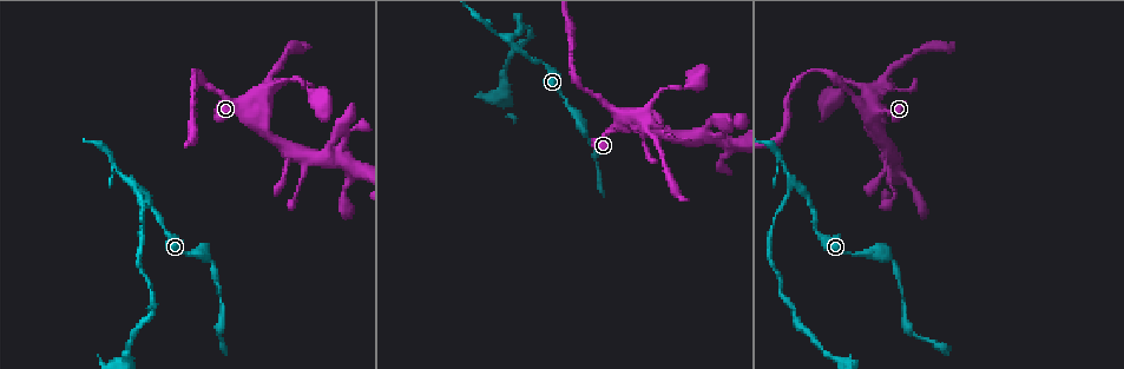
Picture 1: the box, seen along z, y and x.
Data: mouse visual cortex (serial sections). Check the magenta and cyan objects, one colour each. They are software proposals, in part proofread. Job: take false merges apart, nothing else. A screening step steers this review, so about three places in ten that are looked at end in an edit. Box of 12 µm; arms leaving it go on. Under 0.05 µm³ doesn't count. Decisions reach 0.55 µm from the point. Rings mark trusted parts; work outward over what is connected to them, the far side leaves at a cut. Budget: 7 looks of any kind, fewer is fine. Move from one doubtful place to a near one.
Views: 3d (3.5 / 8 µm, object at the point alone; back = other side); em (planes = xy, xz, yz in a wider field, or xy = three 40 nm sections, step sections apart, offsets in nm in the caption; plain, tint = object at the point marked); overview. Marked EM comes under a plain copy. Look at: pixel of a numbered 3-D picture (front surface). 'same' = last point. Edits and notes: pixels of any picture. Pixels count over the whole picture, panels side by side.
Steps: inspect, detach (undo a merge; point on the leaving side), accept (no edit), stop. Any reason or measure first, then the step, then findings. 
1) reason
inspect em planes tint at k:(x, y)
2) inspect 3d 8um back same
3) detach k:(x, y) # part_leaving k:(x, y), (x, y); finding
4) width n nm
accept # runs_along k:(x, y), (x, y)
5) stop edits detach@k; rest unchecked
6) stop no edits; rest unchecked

side arm on a straight run
inspect 3d 3.5um back at 1:(513, 43)

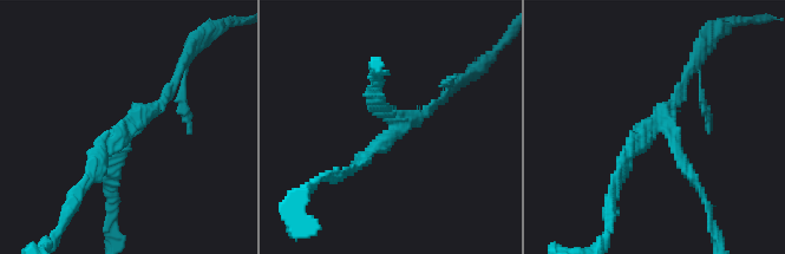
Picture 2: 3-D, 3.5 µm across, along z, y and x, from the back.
now the EM
inspect em xy step 5 tint at 2:(393, 128)

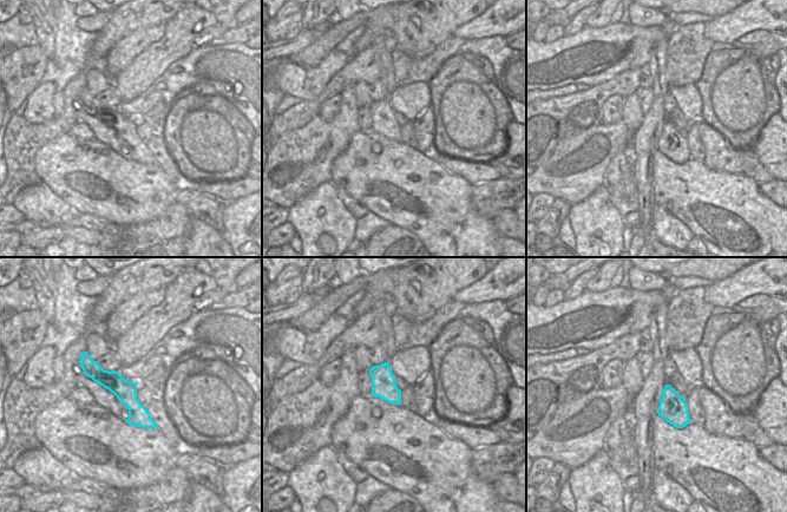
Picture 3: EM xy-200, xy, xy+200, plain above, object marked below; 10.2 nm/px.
arms 3; arm_widths 150, 150, 150 nm
detach 2:(373, 105) # part_leaving 2:(392, 116), (374, 98), (378, 71); two cells meet here

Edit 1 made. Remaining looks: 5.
sudden change in width
inspect 3d 3.5um at 1:(886, 75)

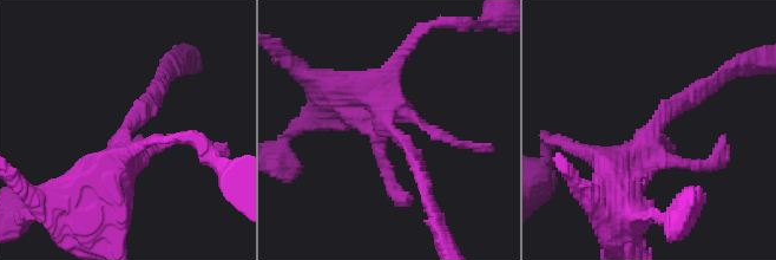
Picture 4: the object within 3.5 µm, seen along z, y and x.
inspect em planes tint at 4:(129, 127)

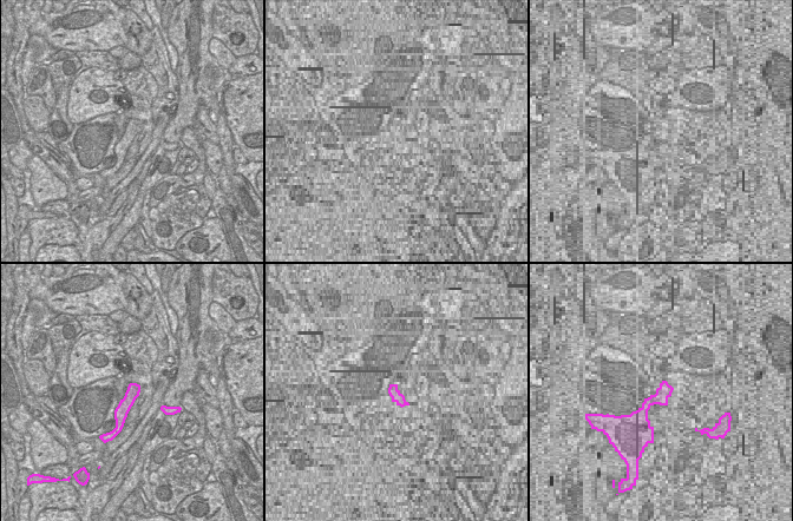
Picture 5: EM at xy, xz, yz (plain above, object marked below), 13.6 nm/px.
accept # all the same cell

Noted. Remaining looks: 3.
narrows sharply
inspect 3d 3.5um at 1:(345, 191)

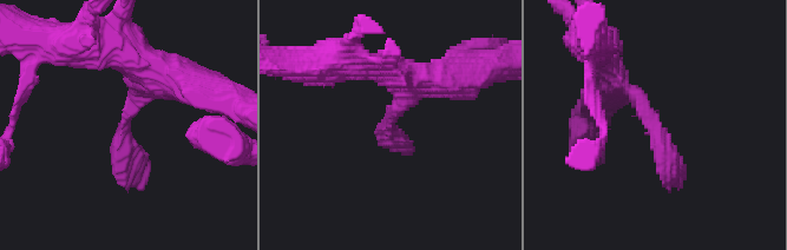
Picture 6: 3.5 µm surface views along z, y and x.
inspect em planes tint at 6:(125, 122)

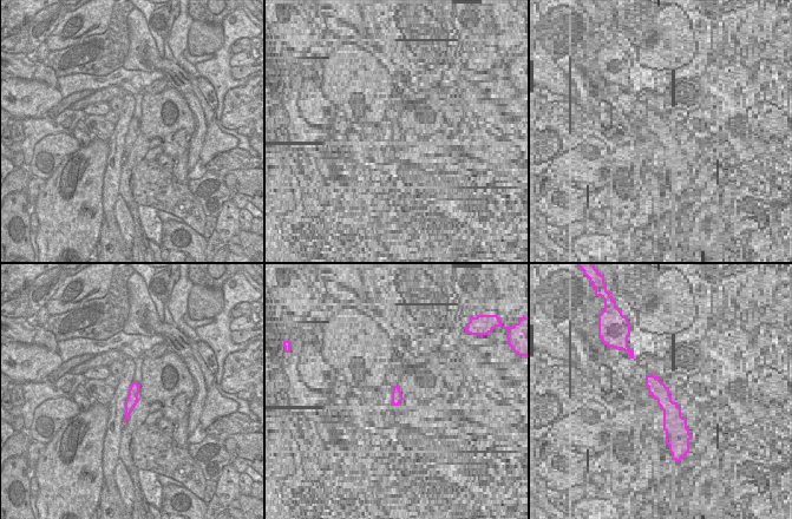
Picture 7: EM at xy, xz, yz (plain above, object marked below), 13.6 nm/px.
accept # runs_along 6:(607, 64), (655, 125), (679, 190); one cell here

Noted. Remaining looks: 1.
stop edits detach@2; rest unchecked

